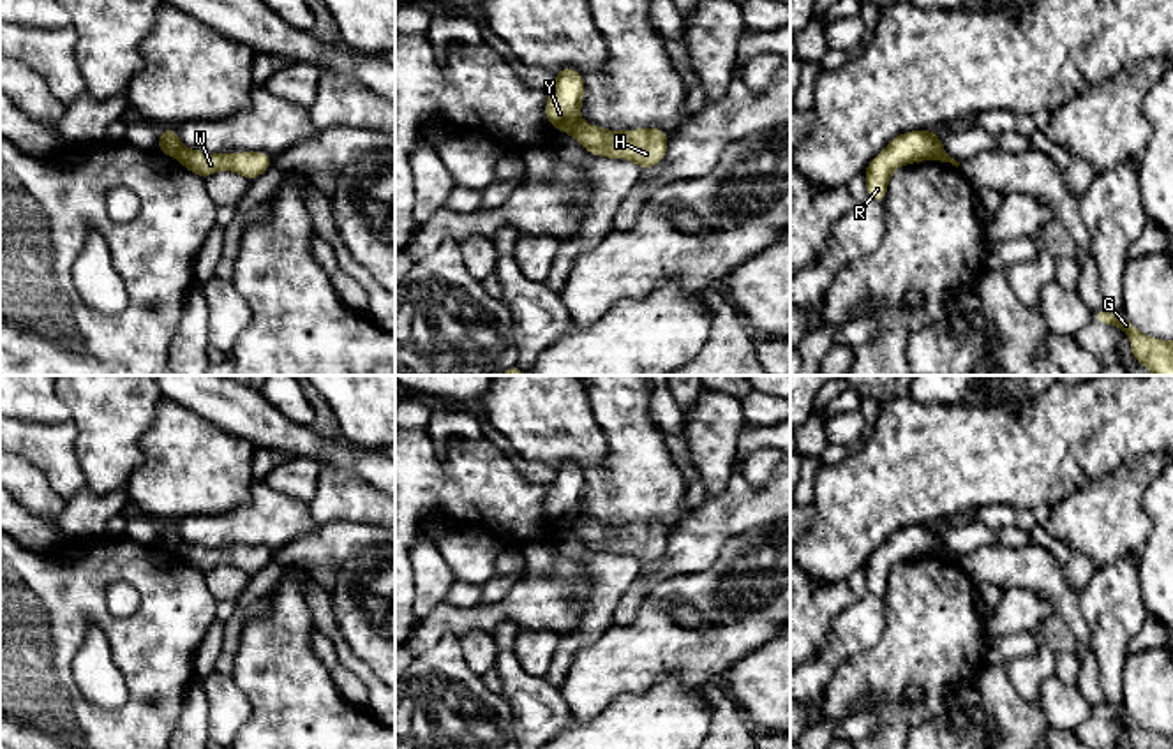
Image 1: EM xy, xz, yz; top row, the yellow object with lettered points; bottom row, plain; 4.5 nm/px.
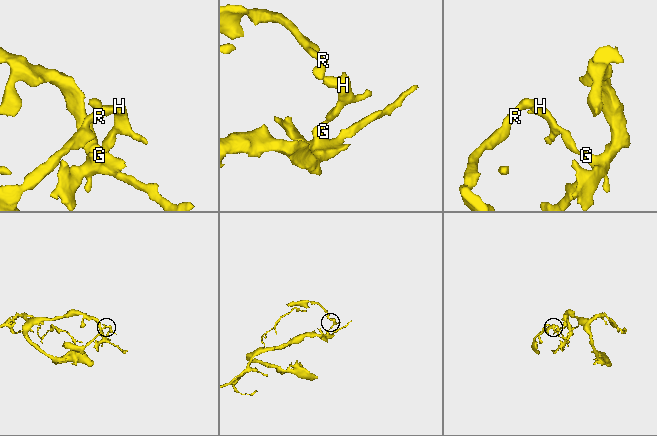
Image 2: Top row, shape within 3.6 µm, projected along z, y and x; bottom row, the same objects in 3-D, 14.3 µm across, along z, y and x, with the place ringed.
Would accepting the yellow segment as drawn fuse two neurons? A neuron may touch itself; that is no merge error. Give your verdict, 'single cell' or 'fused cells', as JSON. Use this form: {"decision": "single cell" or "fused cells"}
{"decision": "fused cells"}

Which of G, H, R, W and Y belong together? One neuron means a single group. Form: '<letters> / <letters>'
G H W / R Y

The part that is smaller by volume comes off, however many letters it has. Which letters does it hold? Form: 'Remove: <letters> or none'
Remove: R, Y

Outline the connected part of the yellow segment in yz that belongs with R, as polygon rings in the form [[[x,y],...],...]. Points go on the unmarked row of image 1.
[[[933,523],[898,529],[863,567],[866,573],[868,594],[884,597],[889,573],[896,562],[921,555],[935,555],[942,545],[942,534]]]

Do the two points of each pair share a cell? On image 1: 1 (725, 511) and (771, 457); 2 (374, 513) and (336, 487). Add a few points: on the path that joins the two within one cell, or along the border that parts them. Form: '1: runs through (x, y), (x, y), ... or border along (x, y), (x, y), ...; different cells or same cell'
1: border along (739, 471), (754, 485), (766, 485), (771, 480); different cells
2: runs through (366, 504), (344, 496); same cell

